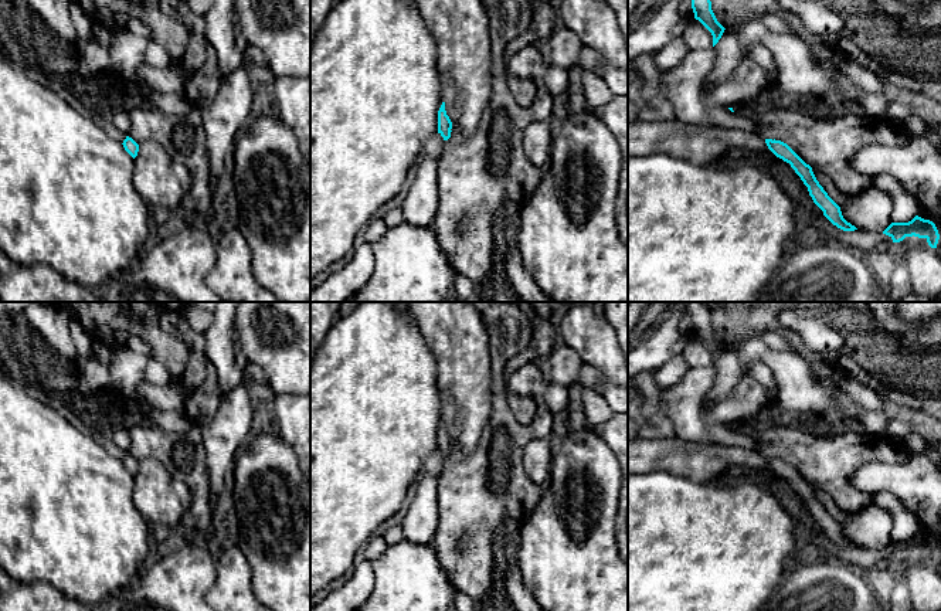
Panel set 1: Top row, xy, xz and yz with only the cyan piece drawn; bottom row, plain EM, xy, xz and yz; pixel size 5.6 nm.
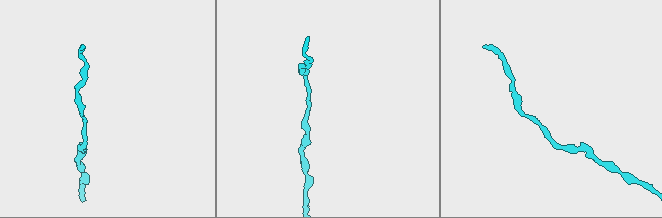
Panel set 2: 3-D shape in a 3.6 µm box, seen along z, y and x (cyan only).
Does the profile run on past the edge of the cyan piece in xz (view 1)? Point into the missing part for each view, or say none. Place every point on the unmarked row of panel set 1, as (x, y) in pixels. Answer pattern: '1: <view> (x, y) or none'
1: none

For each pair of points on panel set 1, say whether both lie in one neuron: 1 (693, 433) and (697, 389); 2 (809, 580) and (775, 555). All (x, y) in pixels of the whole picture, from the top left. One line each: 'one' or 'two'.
1: one
2: two

